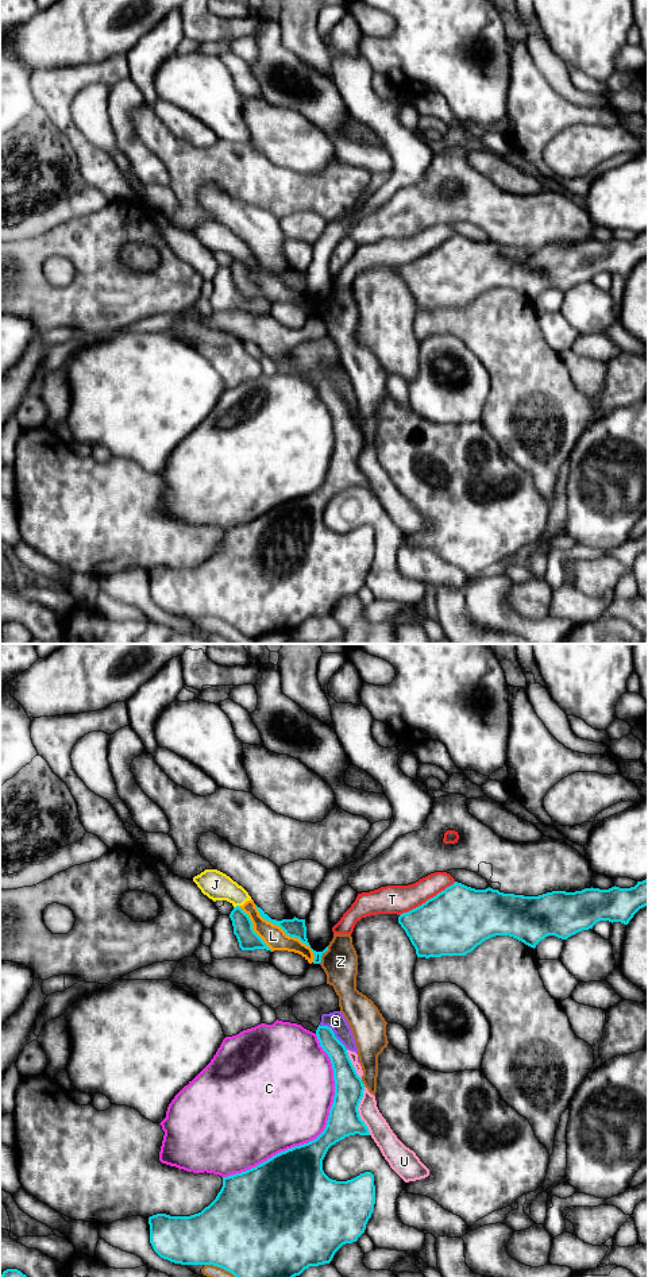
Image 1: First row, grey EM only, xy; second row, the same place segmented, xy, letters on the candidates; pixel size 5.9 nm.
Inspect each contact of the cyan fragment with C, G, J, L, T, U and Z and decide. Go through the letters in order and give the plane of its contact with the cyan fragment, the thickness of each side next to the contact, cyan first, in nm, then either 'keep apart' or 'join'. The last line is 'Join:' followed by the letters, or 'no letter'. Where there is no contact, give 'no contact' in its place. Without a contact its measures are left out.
C: xy | 260/480 nm | keep apart
G: xy | 140/100 nm | keep apart
J: xy | 120/170 nm | keep apart
L: xy | 120/140 nm | keep apart
T: xy | 400/180 nm | keep apart
U: xy | 190/130 nm | keep apart
Z: xy | 500/80 nm | keep apart
Join: no letter

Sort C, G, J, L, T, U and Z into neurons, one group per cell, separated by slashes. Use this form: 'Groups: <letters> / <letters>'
Groups: C / G J L U / T / Z

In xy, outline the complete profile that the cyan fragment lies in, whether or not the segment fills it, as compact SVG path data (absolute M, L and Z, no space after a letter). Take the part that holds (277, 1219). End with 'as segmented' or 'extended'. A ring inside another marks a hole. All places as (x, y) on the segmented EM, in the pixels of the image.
M319 1026L317 1039L328 1054L335 1096L324 1131L313 1141L281 1151L246 1172L223 1177L216 1199L190 1216L157 1214L148 1218L150 1243L163 1259L181 1265L213 1265L235 1277L296 1277L309 1266L329 1264L346 1243L364 1232L375 1204L371 1172L336 1181L323 1170L328 1149L350 1135L370 1135L359 1116L364 1085L347 1048L328 1026Z; as segmented

